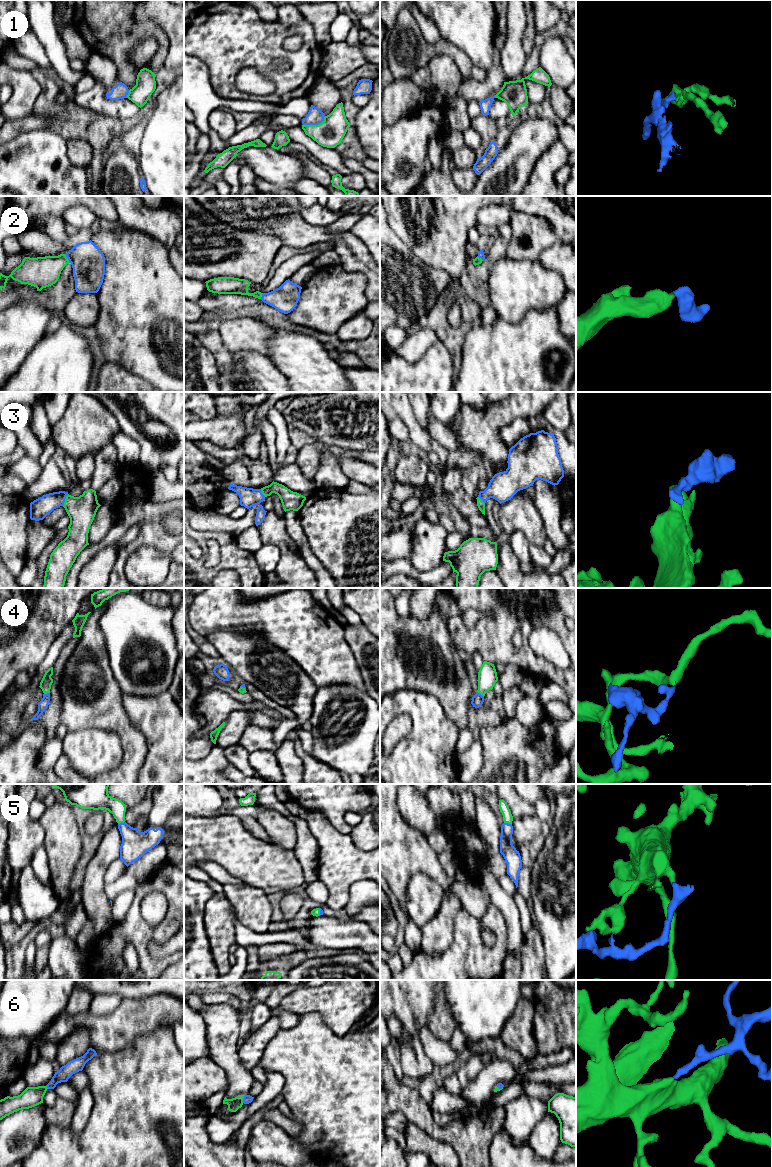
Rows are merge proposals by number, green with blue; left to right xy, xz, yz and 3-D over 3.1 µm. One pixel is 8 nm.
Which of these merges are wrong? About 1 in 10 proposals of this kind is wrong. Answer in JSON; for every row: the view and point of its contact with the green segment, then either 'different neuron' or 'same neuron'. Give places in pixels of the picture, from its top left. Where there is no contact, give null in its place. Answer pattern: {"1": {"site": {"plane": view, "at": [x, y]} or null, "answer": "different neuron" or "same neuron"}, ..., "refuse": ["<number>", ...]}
{"1": {"site": {"plane": "xz", "at": [315, 125]}, "answer": "same neuron"}, "2": {"site": {"plane": "xy", "at": [67, 258]}, "answer": "same neuron"}, "3": {"site": {"plane": "xy", "at": [65, 500]}, "answer": "same neuron"}, "4": {"site": {"plane": "yz", "at": [480, 693]}, "answer": "same neuron"}, "5": {"site": {"plane": "yz", "at": [508, 823]}, "answer": "same neuron"}, "6": {"site": {"plane": "xz", "at": [242, 1099]}, "answer": "same neuron"}, "refuse": []}

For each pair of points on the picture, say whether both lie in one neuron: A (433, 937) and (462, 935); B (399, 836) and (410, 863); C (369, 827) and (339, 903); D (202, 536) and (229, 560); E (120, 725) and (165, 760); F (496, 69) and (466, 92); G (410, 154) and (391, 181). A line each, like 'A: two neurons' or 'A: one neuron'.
A: two neurons
B: one neuron
C: two neurons
D: one neuron
E: two neurons
F: one neuron
G: one neuron

